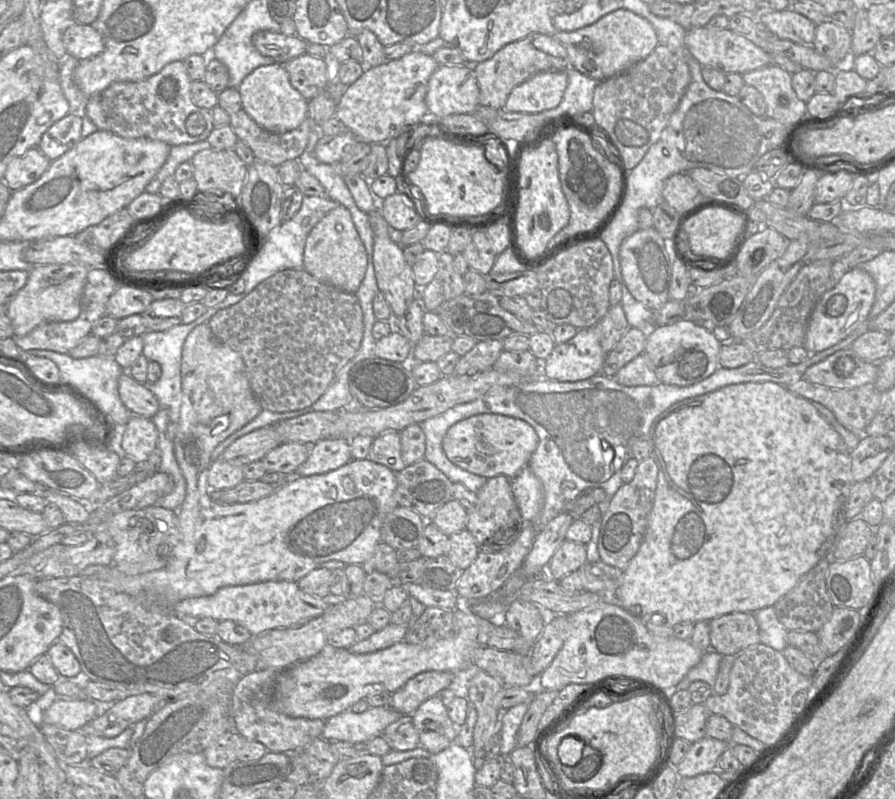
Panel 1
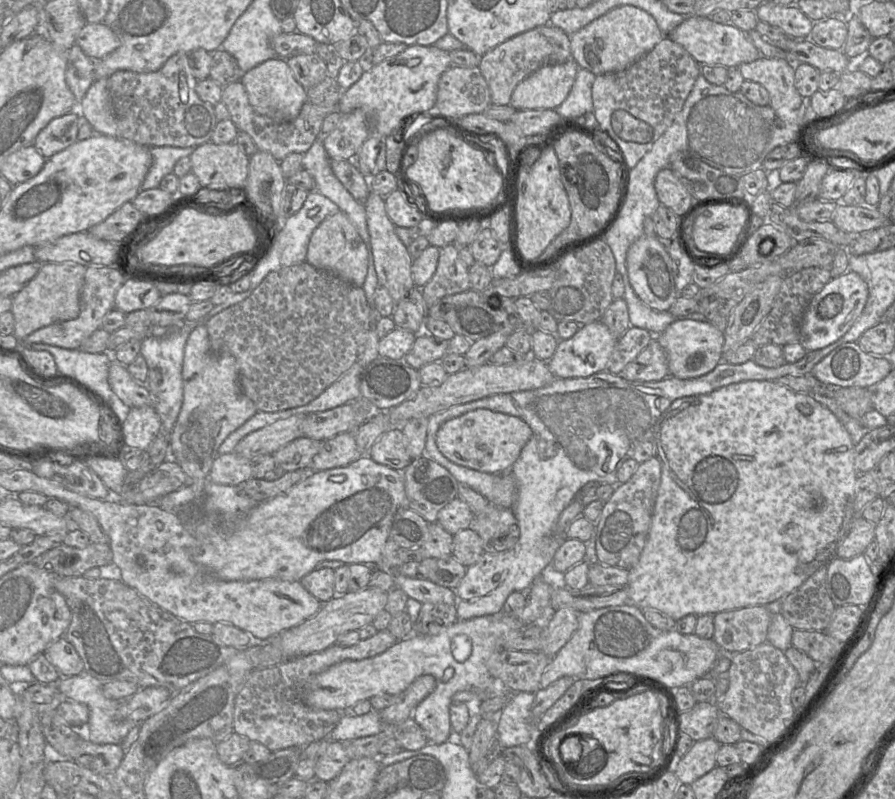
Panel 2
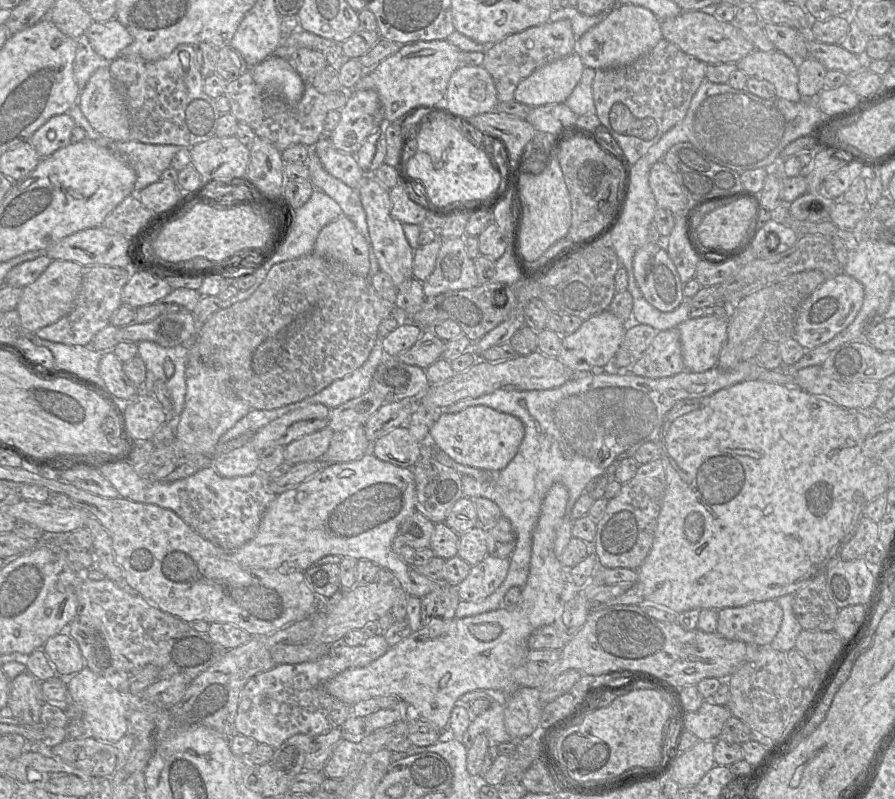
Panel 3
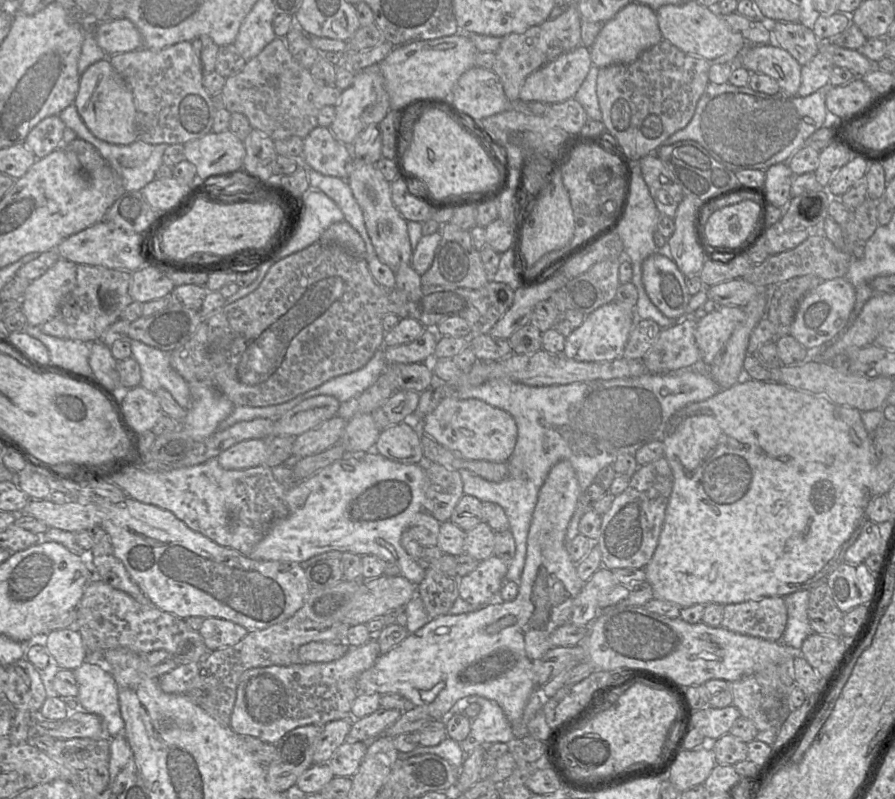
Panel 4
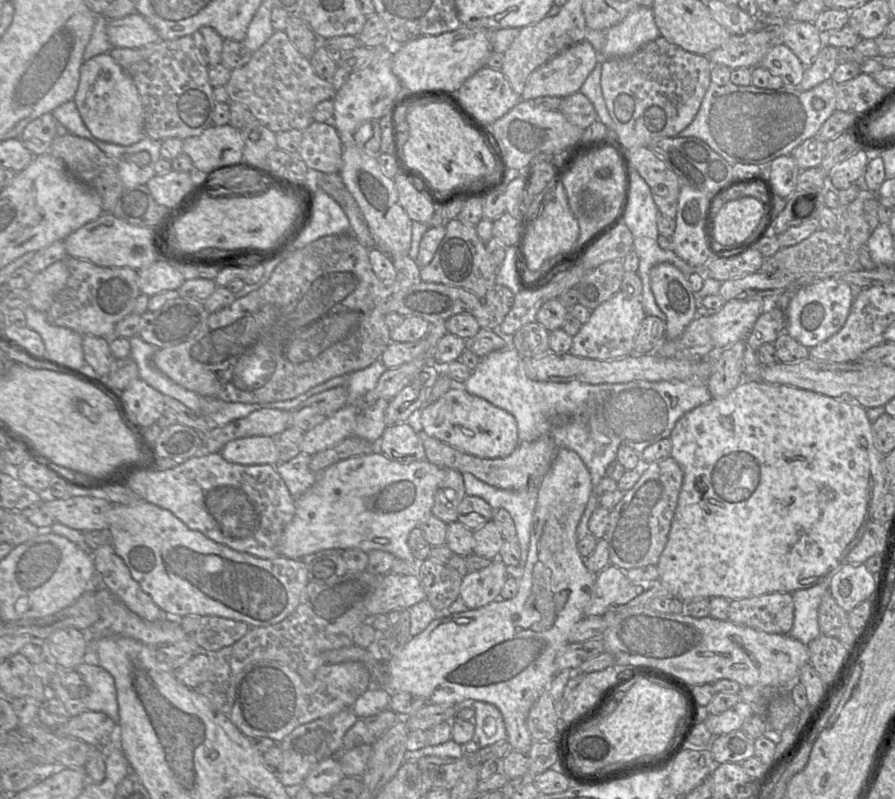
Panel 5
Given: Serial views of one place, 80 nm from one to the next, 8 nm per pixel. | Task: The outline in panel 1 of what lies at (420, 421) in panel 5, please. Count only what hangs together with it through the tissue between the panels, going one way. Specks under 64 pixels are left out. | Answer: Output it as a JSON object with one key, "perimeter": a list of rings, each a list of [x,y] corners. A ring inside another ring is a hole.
{"perimeter":[[[484,413],[463,419],[446,432],[442,448],[456,466],[486,479],[504,475],[514,478],[528,462],[538,446],[538,435],[526,421],[502,414]]]}

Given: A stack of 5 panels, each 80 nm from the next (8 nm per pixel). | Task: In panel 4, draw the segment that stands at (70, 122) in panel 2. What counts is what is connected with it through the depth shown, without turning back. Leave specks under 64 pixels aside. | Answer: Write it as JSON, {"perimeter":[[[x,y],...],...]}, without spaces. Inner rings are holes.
{"perimeter":[[[58,115],[41,120],[27,135],[24,144],[35,155],[43,158],[62,146],[65,123]]]}

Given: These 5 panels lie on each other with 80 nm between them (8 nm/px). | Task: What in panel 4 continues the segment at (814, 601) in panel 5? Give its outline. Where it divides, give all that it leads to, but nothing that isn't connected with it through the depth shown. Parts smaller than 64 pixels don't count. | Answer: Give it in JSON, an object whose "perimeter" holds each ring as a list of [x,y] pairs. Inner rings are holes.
{"perimeter":[[[805,589],[788,594],[784,601],[788,619],[781,642],[791,651],[799,653],[803,641],[814,633],[807,615],[809,591]]]}

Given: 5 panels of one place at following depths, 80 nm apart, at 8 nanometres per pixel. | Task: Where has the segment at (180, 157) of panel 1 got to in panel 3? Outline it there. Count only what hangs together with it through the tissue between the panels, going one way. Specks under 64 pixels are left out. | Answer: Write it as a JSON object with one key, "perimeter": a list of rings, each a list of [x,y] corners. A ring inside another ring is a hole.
{"perimeter":[[[77,104],[67,114],[73,118],[76,126],[85,130],[86,139],[106,147],[117,158],[134,169],[136,173],[134,192],[136,193],[159,181],[162,172],[170,167],[173,156],[184,148],[177,145],[144,144],[135,140],[116,142],[95,131]]]}

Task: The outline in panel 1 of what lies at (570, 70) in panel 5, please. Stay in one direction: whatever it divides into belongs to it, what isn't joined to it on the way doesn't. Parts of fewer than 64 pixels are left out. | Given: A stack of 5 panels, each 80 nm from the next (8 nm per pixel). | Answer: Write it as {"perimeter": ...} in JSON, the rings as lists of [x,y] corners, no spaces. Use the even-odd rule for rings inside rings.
{"perimeter":[[[567,70],[539,72],[512,89],[504,109],[530,114],[554,109],[562,101],[567,85]]]}

